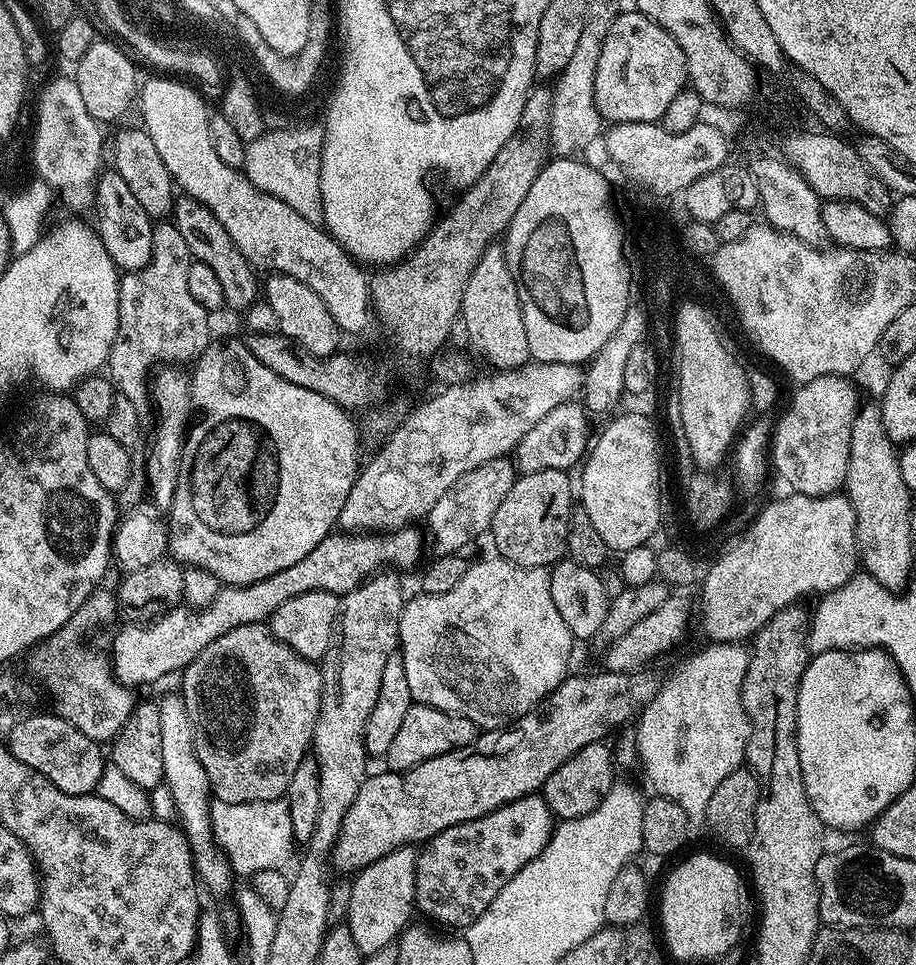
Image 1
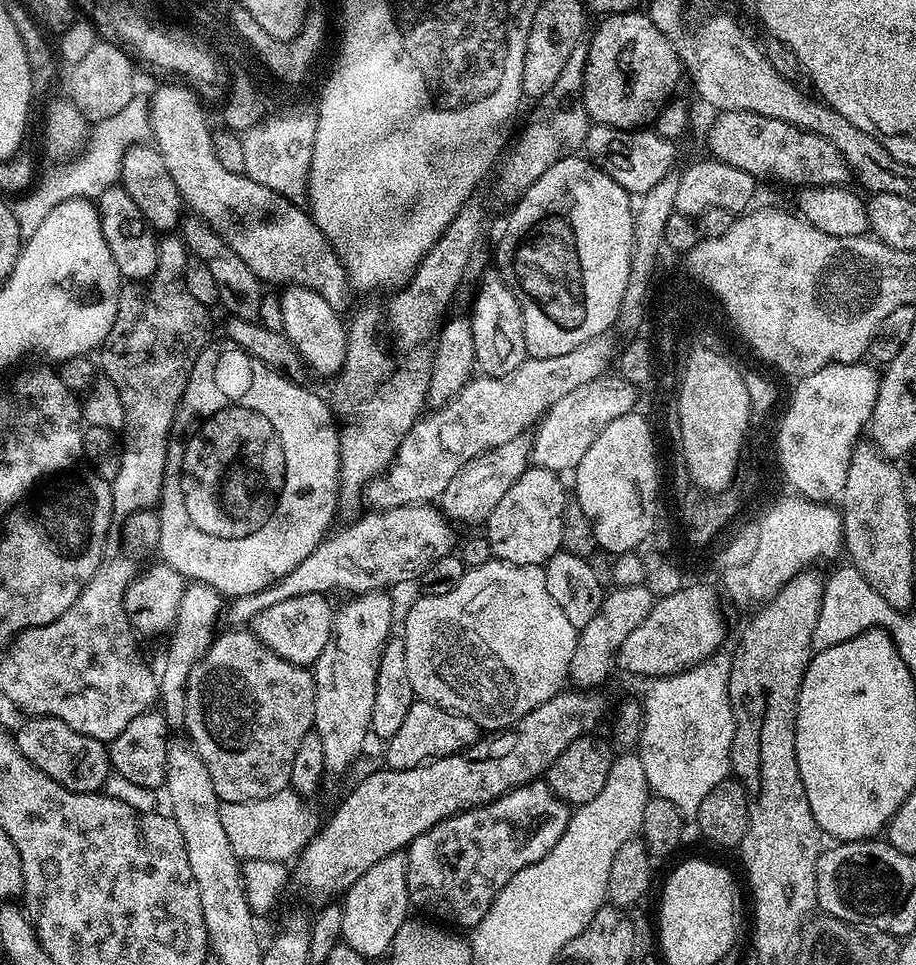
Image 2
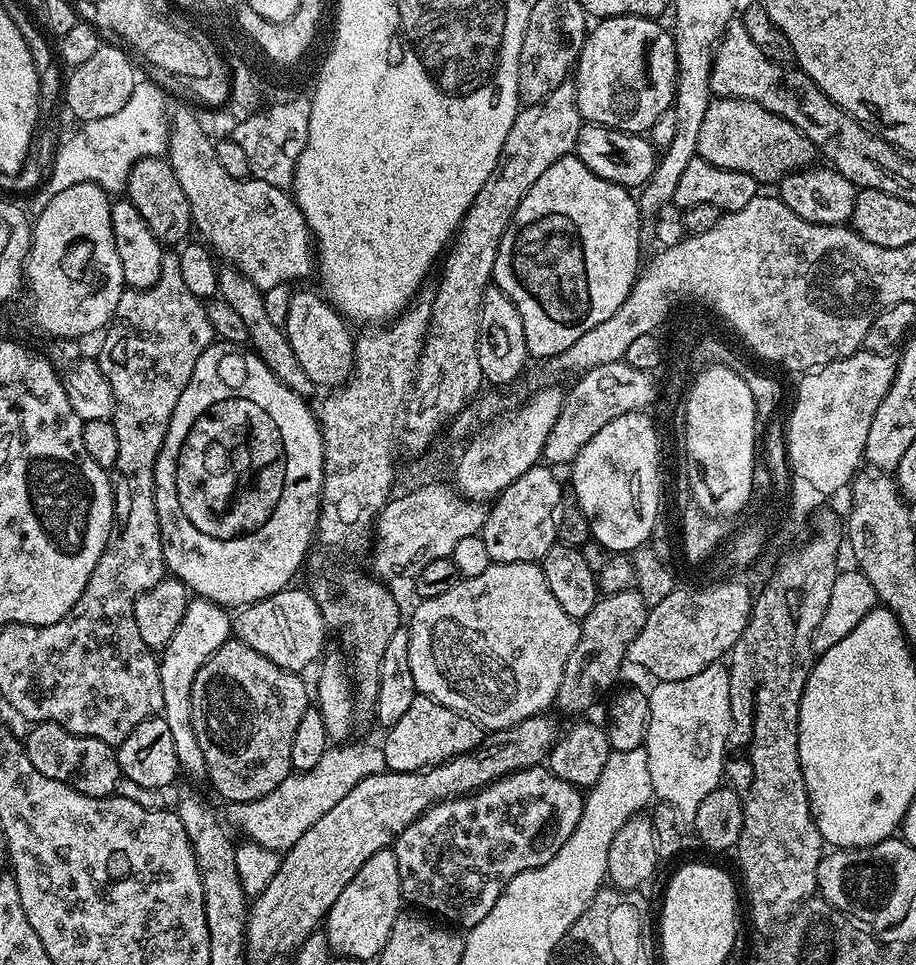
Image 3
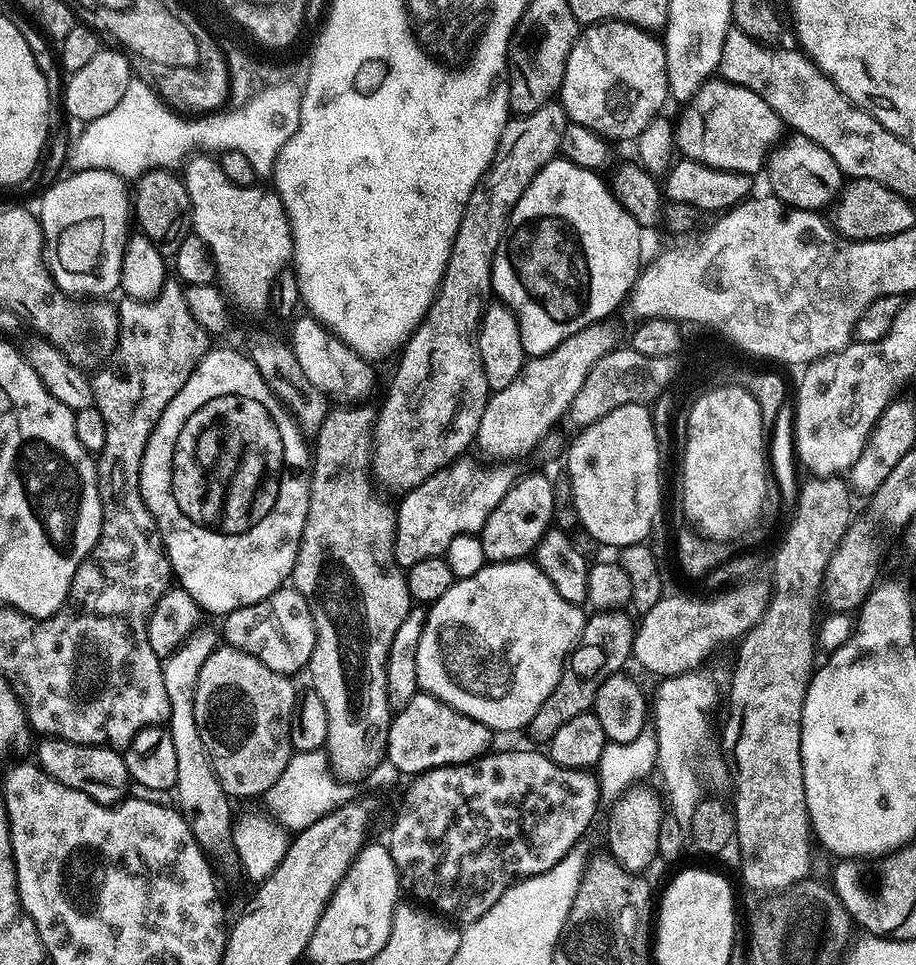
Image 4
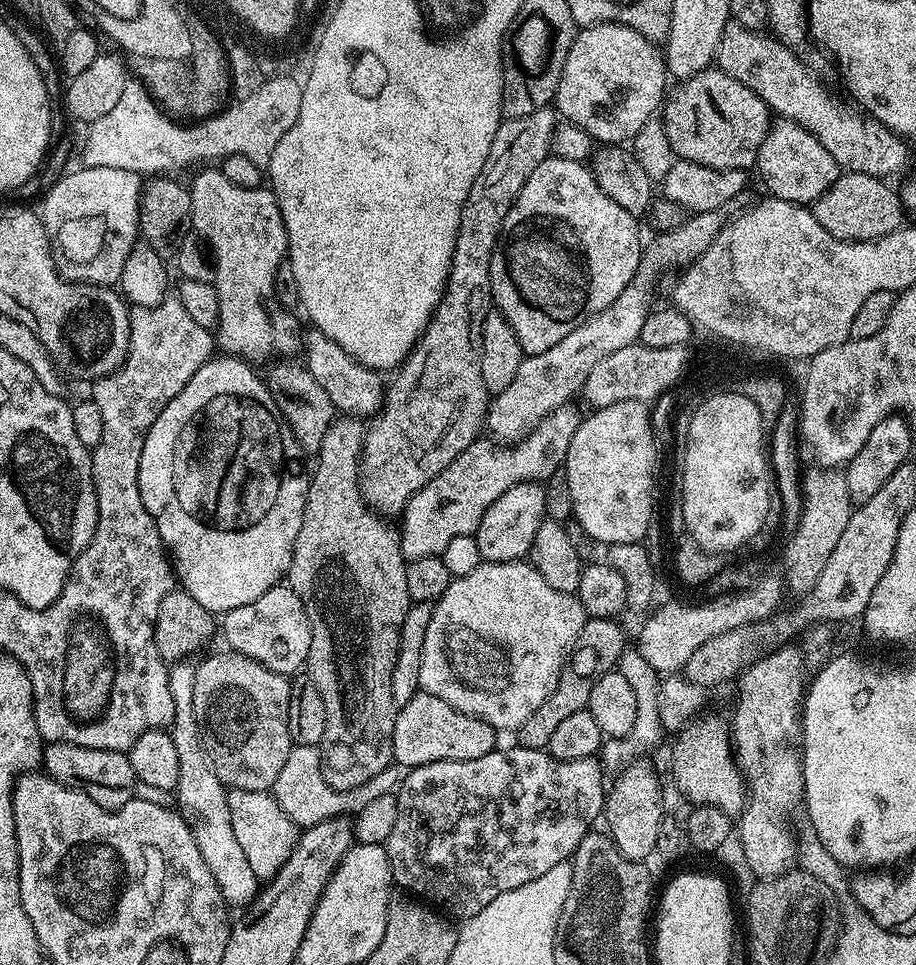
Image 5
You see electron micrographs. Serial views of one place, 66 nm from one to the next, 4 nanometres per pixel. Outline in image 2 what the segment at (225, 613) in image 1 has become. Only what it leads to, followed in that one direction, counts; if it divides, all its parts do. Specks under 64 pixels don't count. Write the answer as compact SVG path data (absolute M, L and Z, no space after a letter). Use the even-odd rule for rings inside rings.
M431 503L368 510L356 519L360 518L325 536L317 548L290 570L290 574L282 574L282 578L254 594L231 597L226 604L226 618L228 614L232 623L229 625L251 625L252 619L262 614L262 610L286 602L286 598L302 598L302 594L340 591L360 596L363 592L391 589L391 584L404 584L411 576L412 579L419 577L430 562L438 562L438 558L449 555L458 544L448 517Z

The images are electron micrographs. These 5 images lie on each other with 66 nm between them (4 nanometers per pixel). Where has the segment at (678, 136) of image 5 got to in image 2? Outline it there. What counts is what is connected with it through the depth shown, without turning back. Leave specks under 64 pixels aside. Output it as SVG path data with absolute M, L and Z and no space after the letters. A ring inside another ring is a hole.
M720 112L717 117L708 132L708 148L712 151L709 153L715 159L730 166L738 166L738 170L746 170L757 178L773 176L774 179L782 180L786 184L810 188L825 188L831 184L844 186L853 179L852 169L838 150L838 146L834 146L834 142L822 138L816 132L807 132L790 122L782 122L778 118L766 118L762 114L753 112Z

